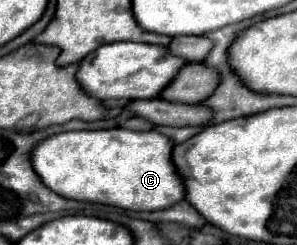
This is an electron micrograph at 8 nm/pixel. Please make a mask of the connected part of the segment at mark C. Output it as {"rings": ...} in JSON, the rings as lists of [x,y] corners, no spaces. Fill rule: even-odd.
{"rings":[[[126,128],[98,130],[104,134],[62,132],[46,138],[32,152],[32,164],[42,182],[60,196],[110,204],[124,210],[166,210],[184,200],[184,182],[172,162],[174,142],[156,132]]]}

